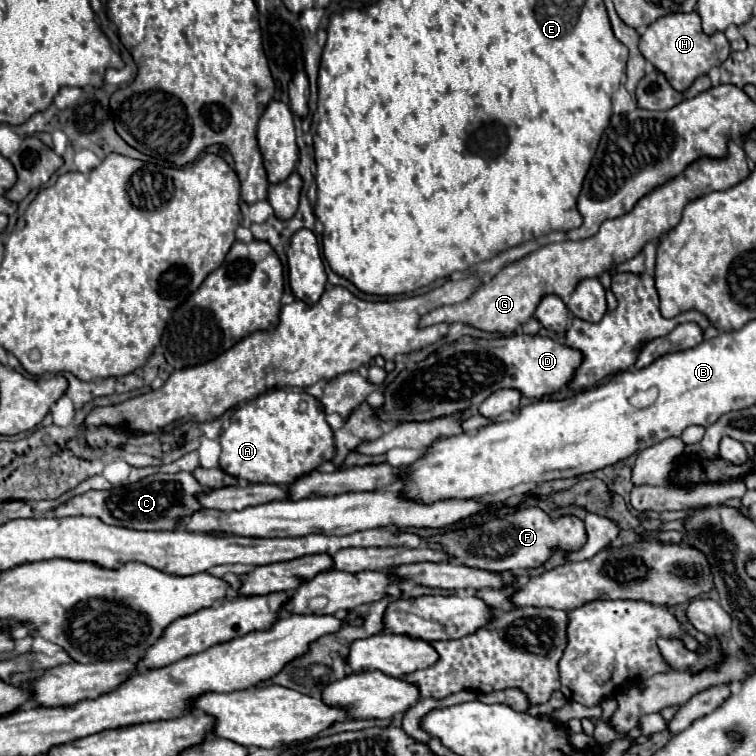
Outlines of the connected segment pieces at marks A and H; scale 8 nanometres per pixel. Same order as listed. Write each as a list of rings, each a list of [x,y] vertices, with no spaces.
[[[271,389],[247,401],[245,405],[237,407],[231,415],[229,427],[221,431],[219,441],[221,441],[221,459],[219,459],[221,469],[237,479],[247,479],[251,483],[289,485],[335,455],[333,429],[325,421],[325,409],[321,401],[301,389]]]
[[[697,11],[671,13],[671,15],[659,17],[655,23],[647,25],[647,31],[641,35],[639,49],[643,57],[655,65],[655,69],[667,75],[667,81],[677,91],[685,91],[697,77],[709,73],[711,67],[719,67],[731,53],[729,41],[721,31],[713,35],[703,33]]]

